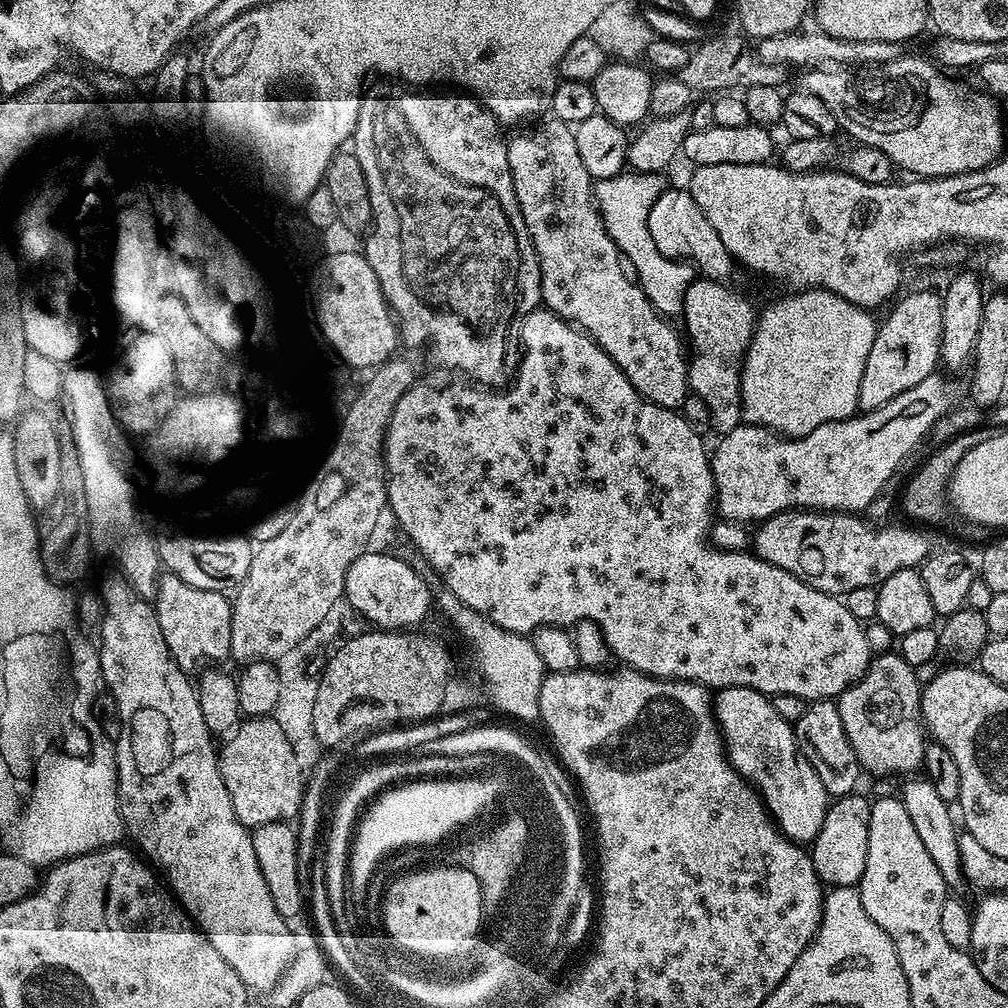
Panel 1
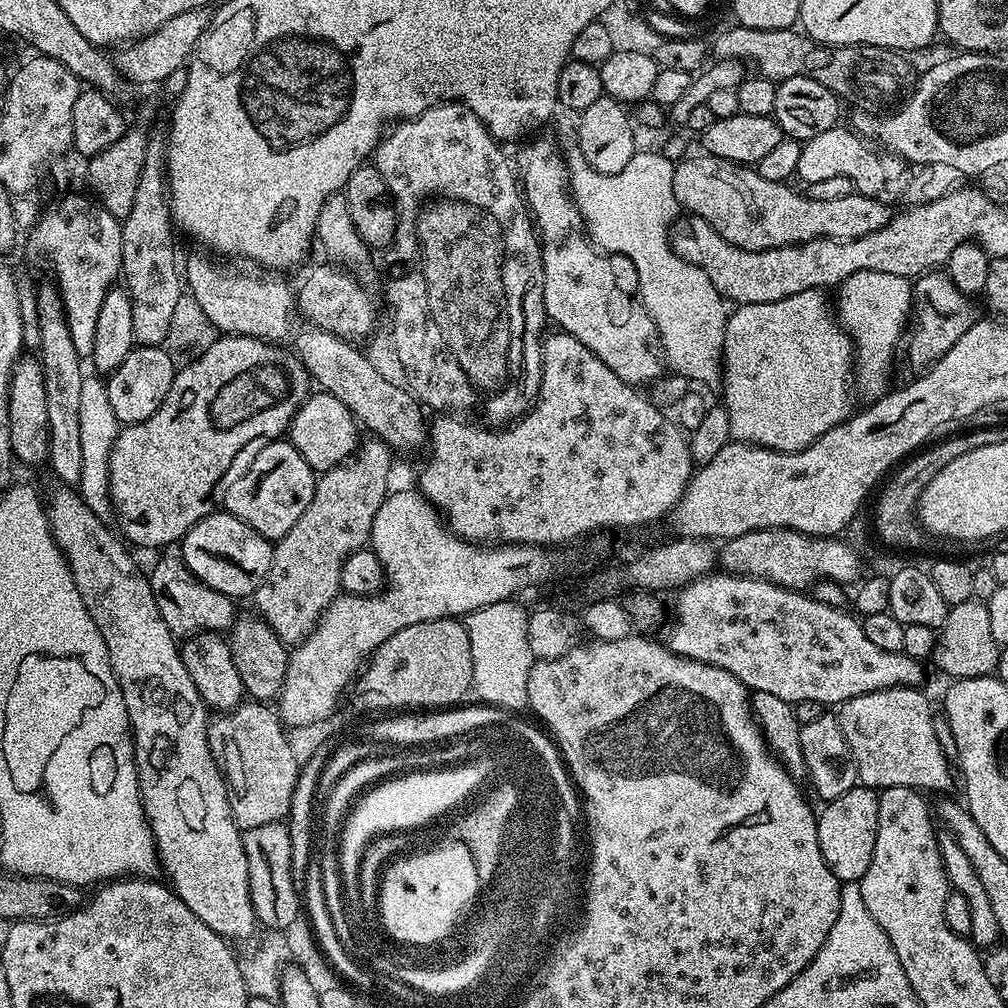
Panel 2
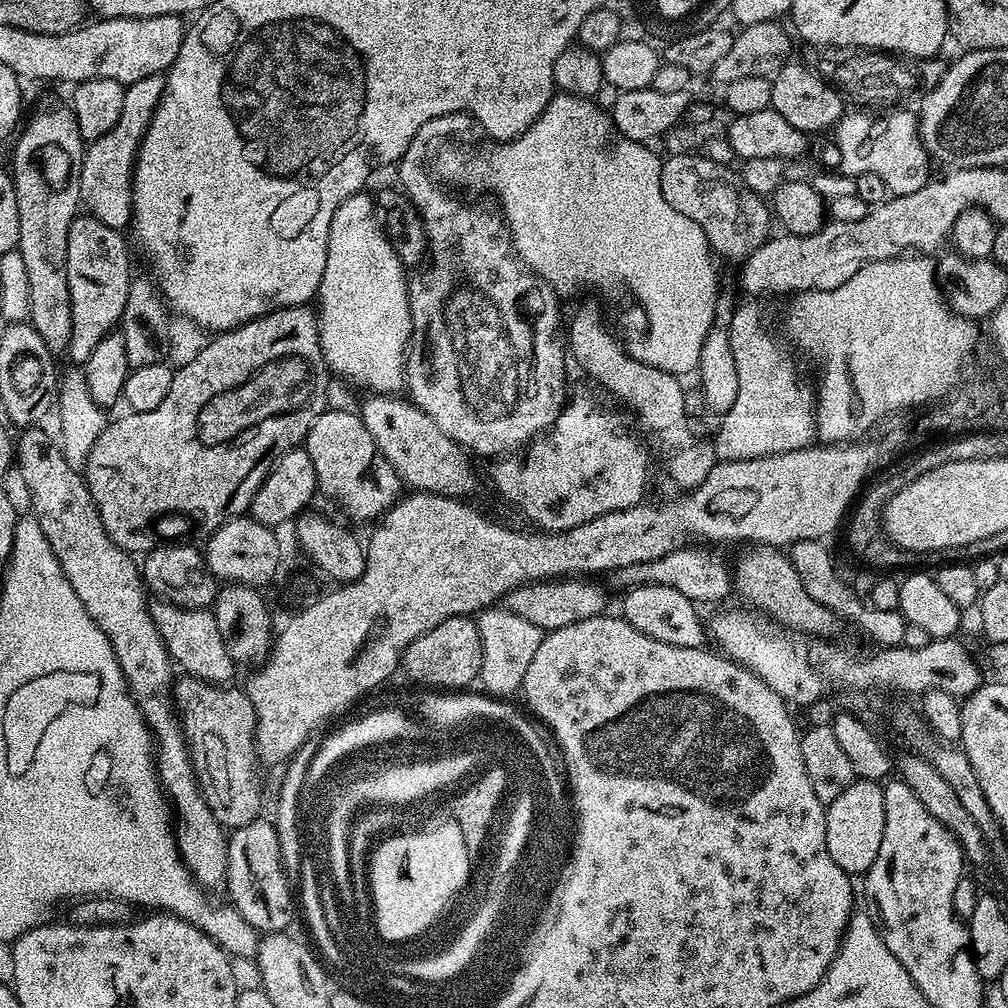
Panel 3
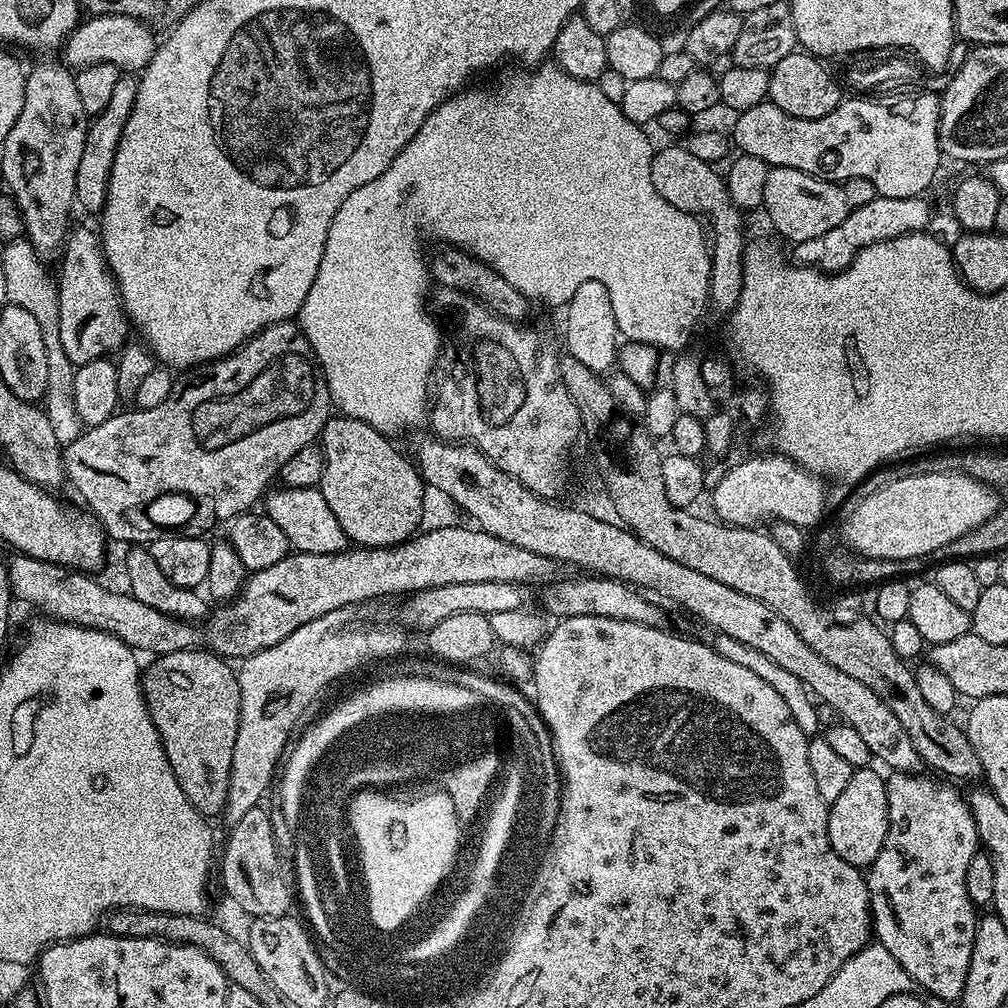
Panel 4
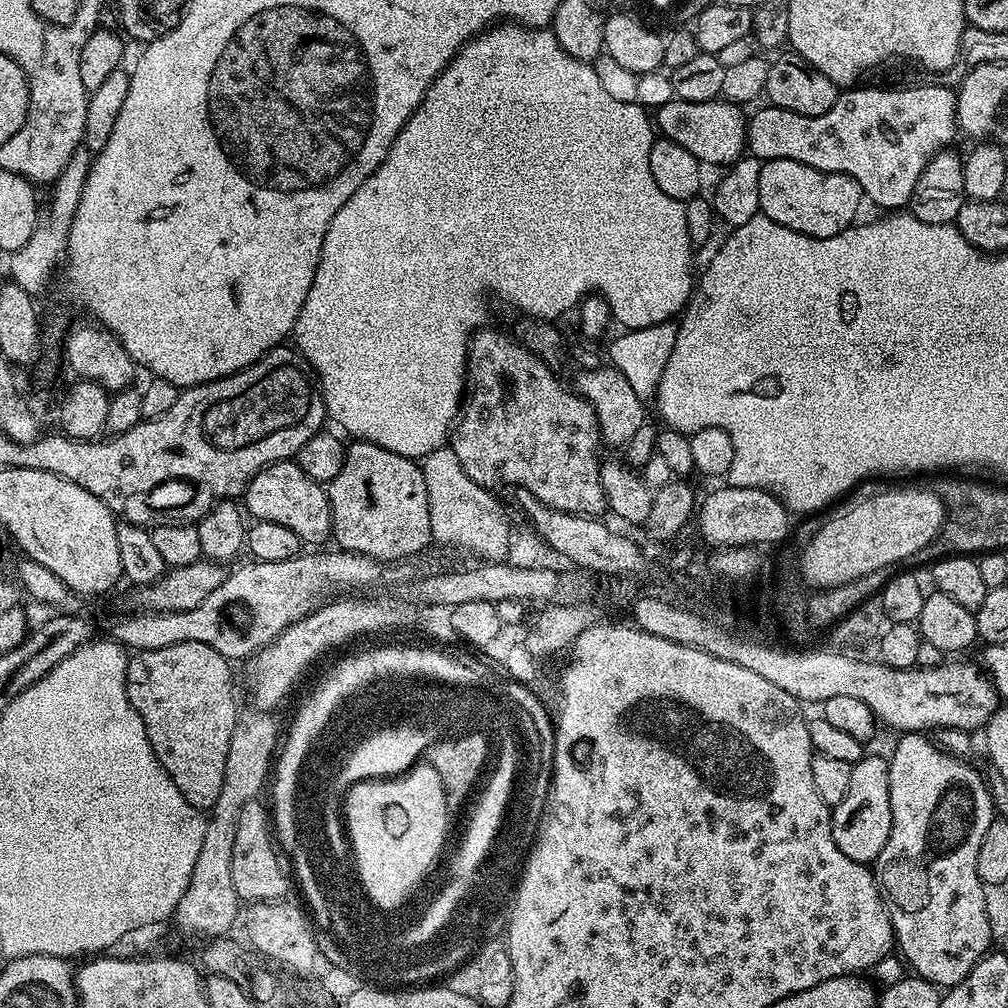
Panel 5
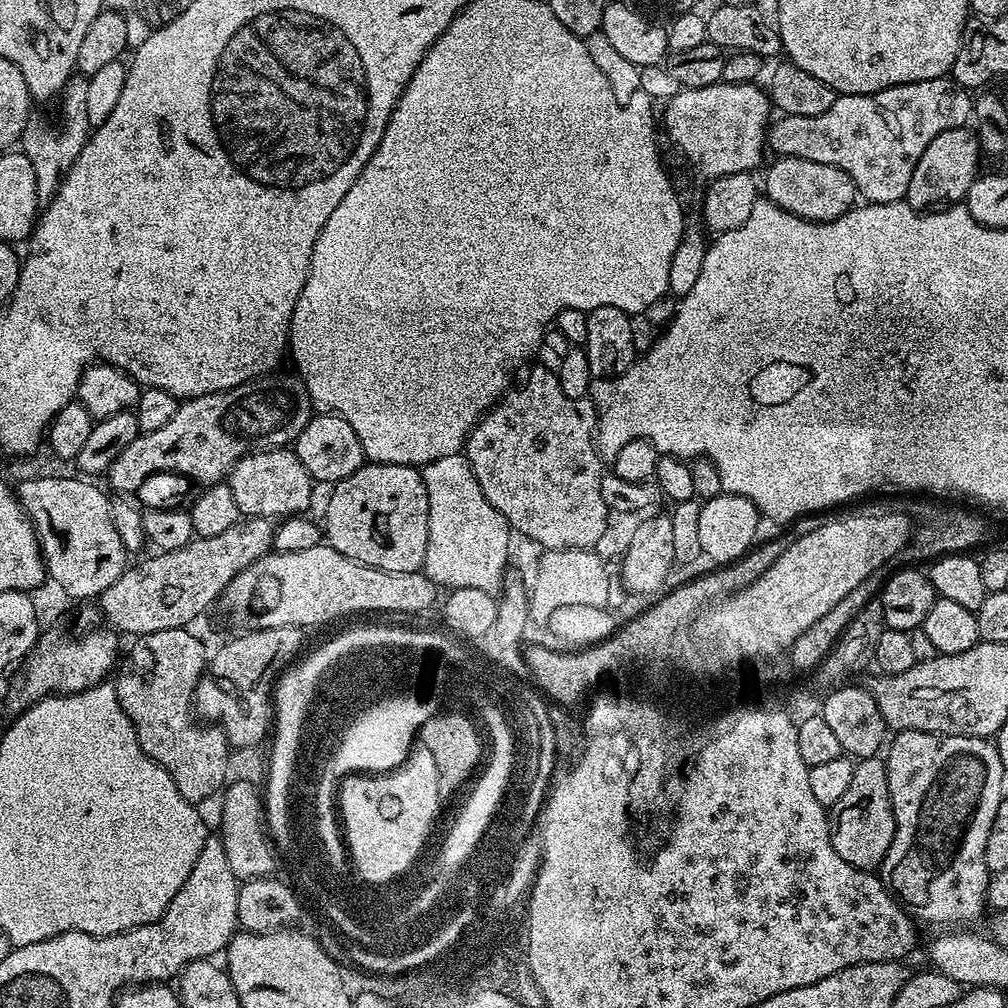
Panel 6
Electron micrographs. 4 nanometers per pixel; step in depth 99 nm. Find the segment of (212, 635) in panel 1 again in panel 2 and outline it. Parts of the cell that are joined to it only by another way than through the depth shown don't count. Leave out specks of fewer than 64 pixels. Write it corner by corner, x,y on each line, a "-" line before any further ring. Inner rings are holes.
179,555
164,556
153,566
148,581
154,594
154,602
158,602
158,614
166,622
166,626
177,638
198,636
202,632
223,633
231,629
237,619
238,612
234,605
233,597
222,594
206,582
198,579
191,570
184,565

